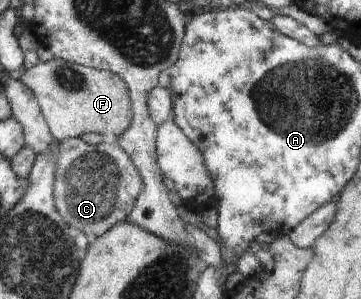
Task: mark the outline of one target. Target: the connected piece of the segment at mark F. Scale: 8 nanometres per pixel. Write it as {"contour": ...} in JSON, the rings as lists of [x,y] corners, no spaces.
{"contour":[[[54,57],[48,62],[40,61],[23,74],[18,74],[17,79],[33,91],[50,133],[56,141],[77,138],[86,132],[97,132],[106,139],[116,139],[131,124],[132,100],[127,84],[111,71],[73,64]]]}

